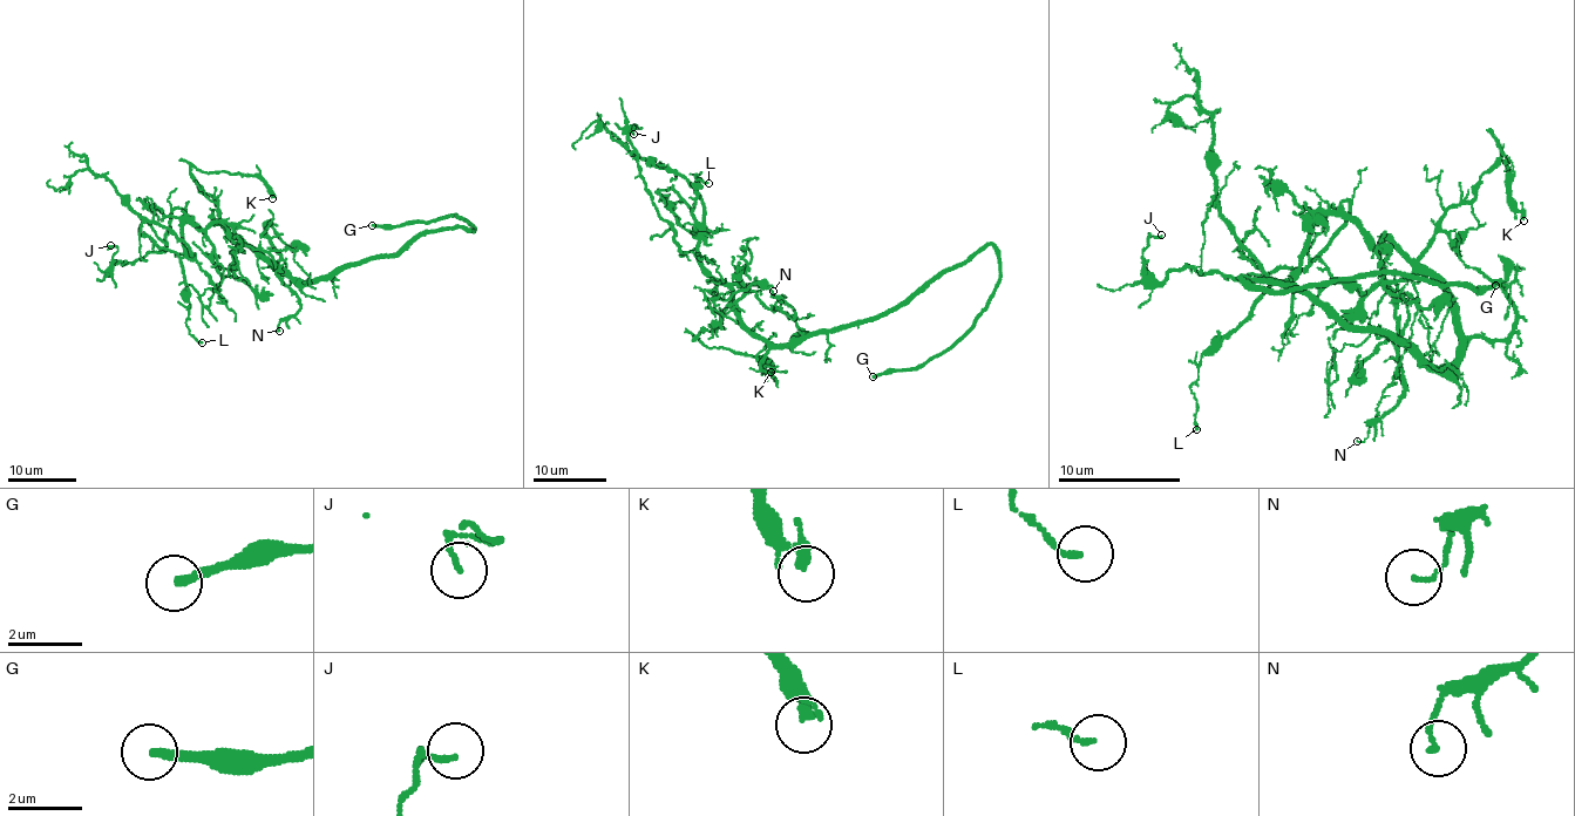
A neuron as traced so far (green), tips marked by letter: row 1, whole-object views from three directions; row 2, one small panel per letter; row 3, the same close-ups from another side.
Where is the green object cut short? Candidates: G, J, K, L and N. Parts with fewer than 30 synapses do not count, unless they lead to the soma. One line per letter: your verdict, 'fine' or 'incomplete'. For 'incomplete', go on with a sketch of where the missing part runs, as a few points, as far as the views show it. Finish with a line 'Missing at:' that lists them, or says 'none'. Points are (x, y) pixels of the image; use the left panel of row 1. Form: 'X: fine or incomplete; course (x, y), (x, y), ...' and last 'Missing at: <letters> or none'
G: incomplete; course (372, 225), (318, 225), (271, 186), (185, 195), (110, 141), (119, 109)
J: fine
K: fine
L: fine
N: fine
Missing at: G

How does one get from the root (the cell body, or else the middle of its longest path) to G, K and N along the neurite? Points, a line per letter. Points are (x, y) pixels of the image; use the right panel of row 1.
G: (1458, 354), (1446, 367), (1423, 362), (1292, 285), (1242, 279), (1270, 290), (1402, 273), (1495, 285)
K: (1458, 354), (1459, 312), (1419, 253), (1437, 222), (1474, 195), (1501, 155), (1497, 147), (1523, 220)
N: (1458, 354), (1459, 312), (1437, 281), (1389, 281), (1409, 314), (1402, 399), (1357, 441)

